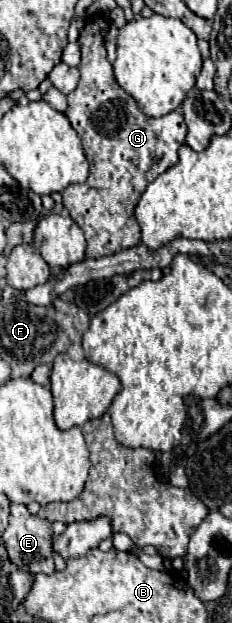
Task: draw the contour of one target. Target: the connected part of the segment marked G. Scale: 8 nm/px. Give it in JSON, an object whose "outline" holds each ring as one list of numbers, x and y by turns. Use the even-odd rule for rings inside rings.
{"outline":[[88,16,84,28,80,30,78,42,80,42,80,54,82,60,78,64,80,72,80,82,74,92,68,94,68,110,66,116,72,124,72,128,80,134,84,154,90,162,90,174,86,182,82,184,70,184,62,196,64,196,64,208,68,210,70,218,82,228,86,234,86,256,90,258,100,258,114,254,118,250,128,250,136,244,140,244,140,226,134,218,134,208,146,190,146,186,158,178,162,172,166,172,170,166,178,162,178,148,184,144,186,138,186,122,178,112,168,112,160,118,150,118,136,108,136,100,128,96,114,78,112,64,106,58,106,48,104,48,104,36,108,32,110,24,102,16]]}

